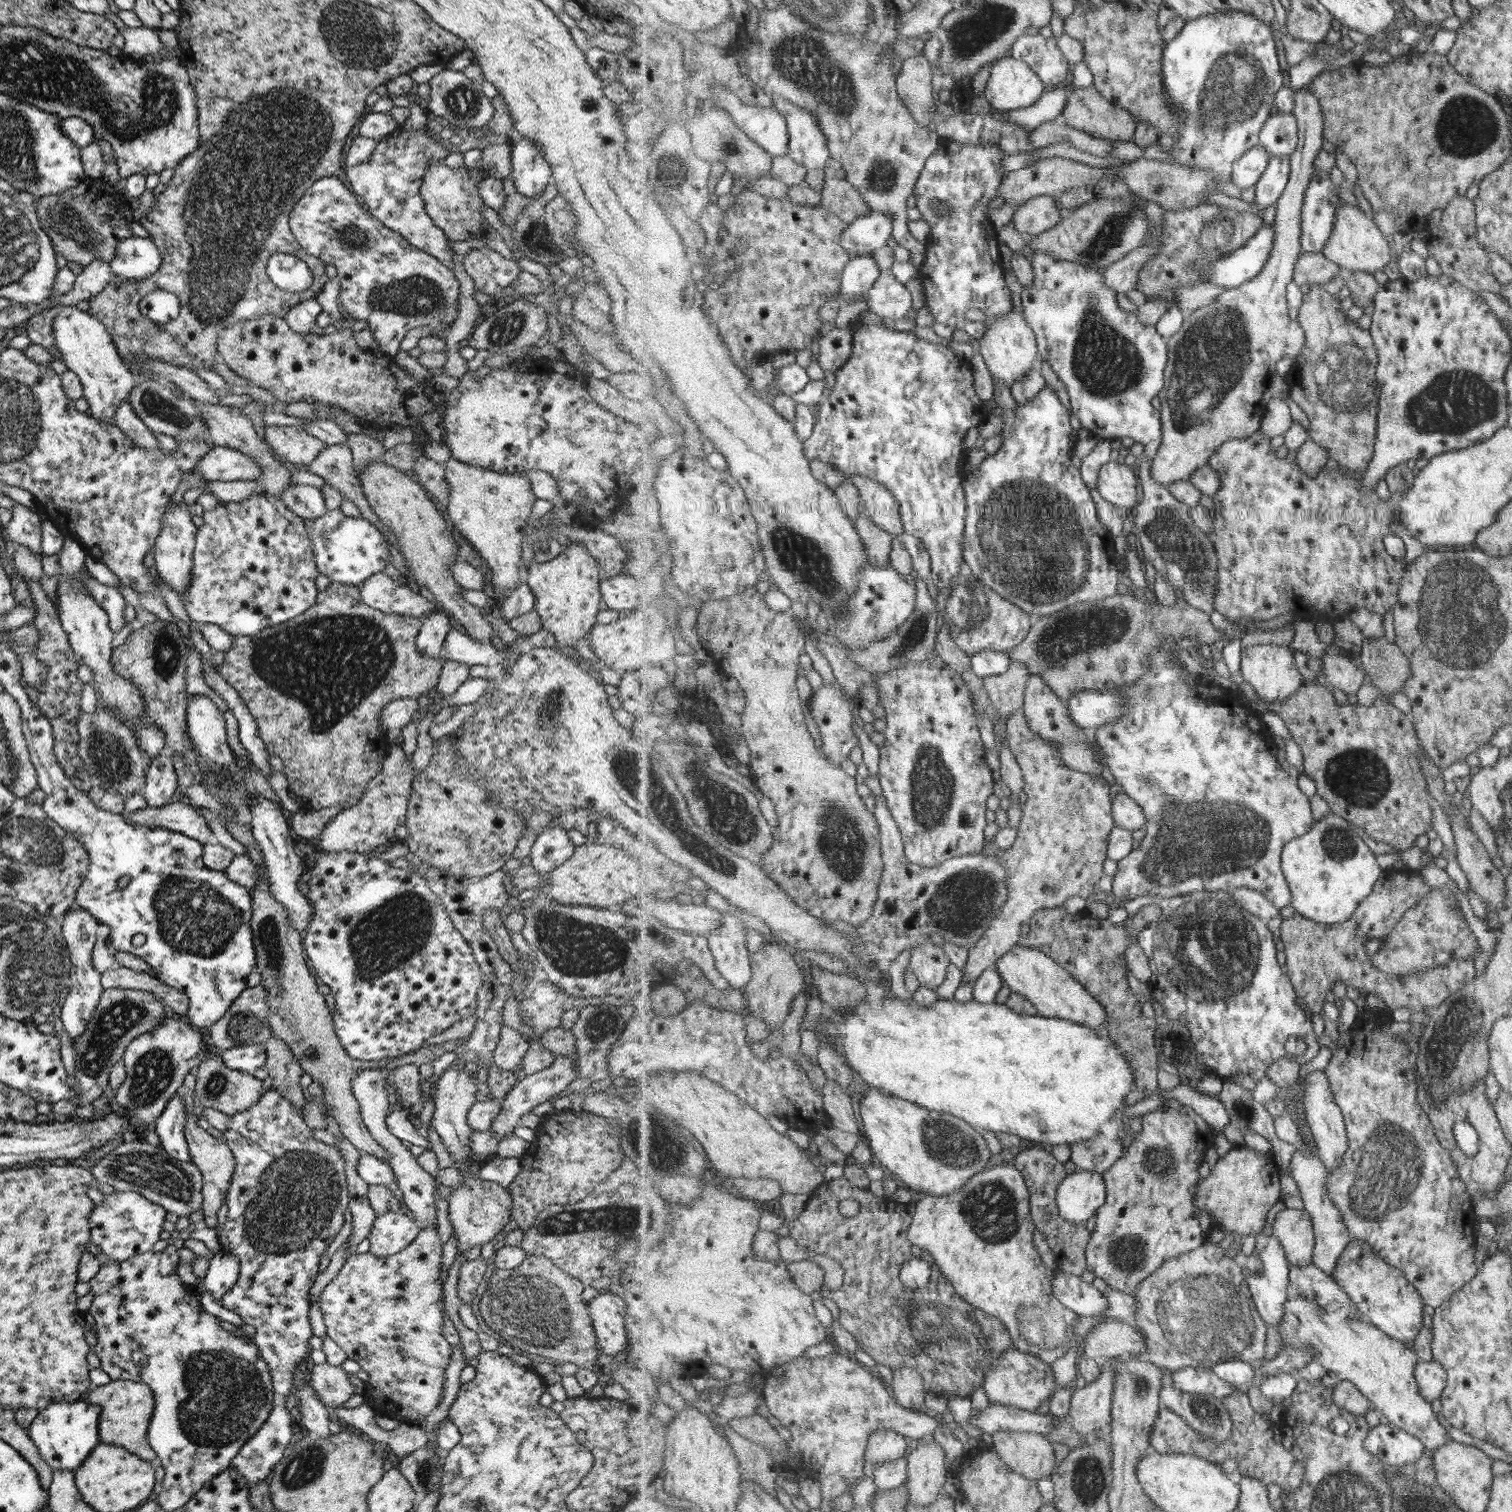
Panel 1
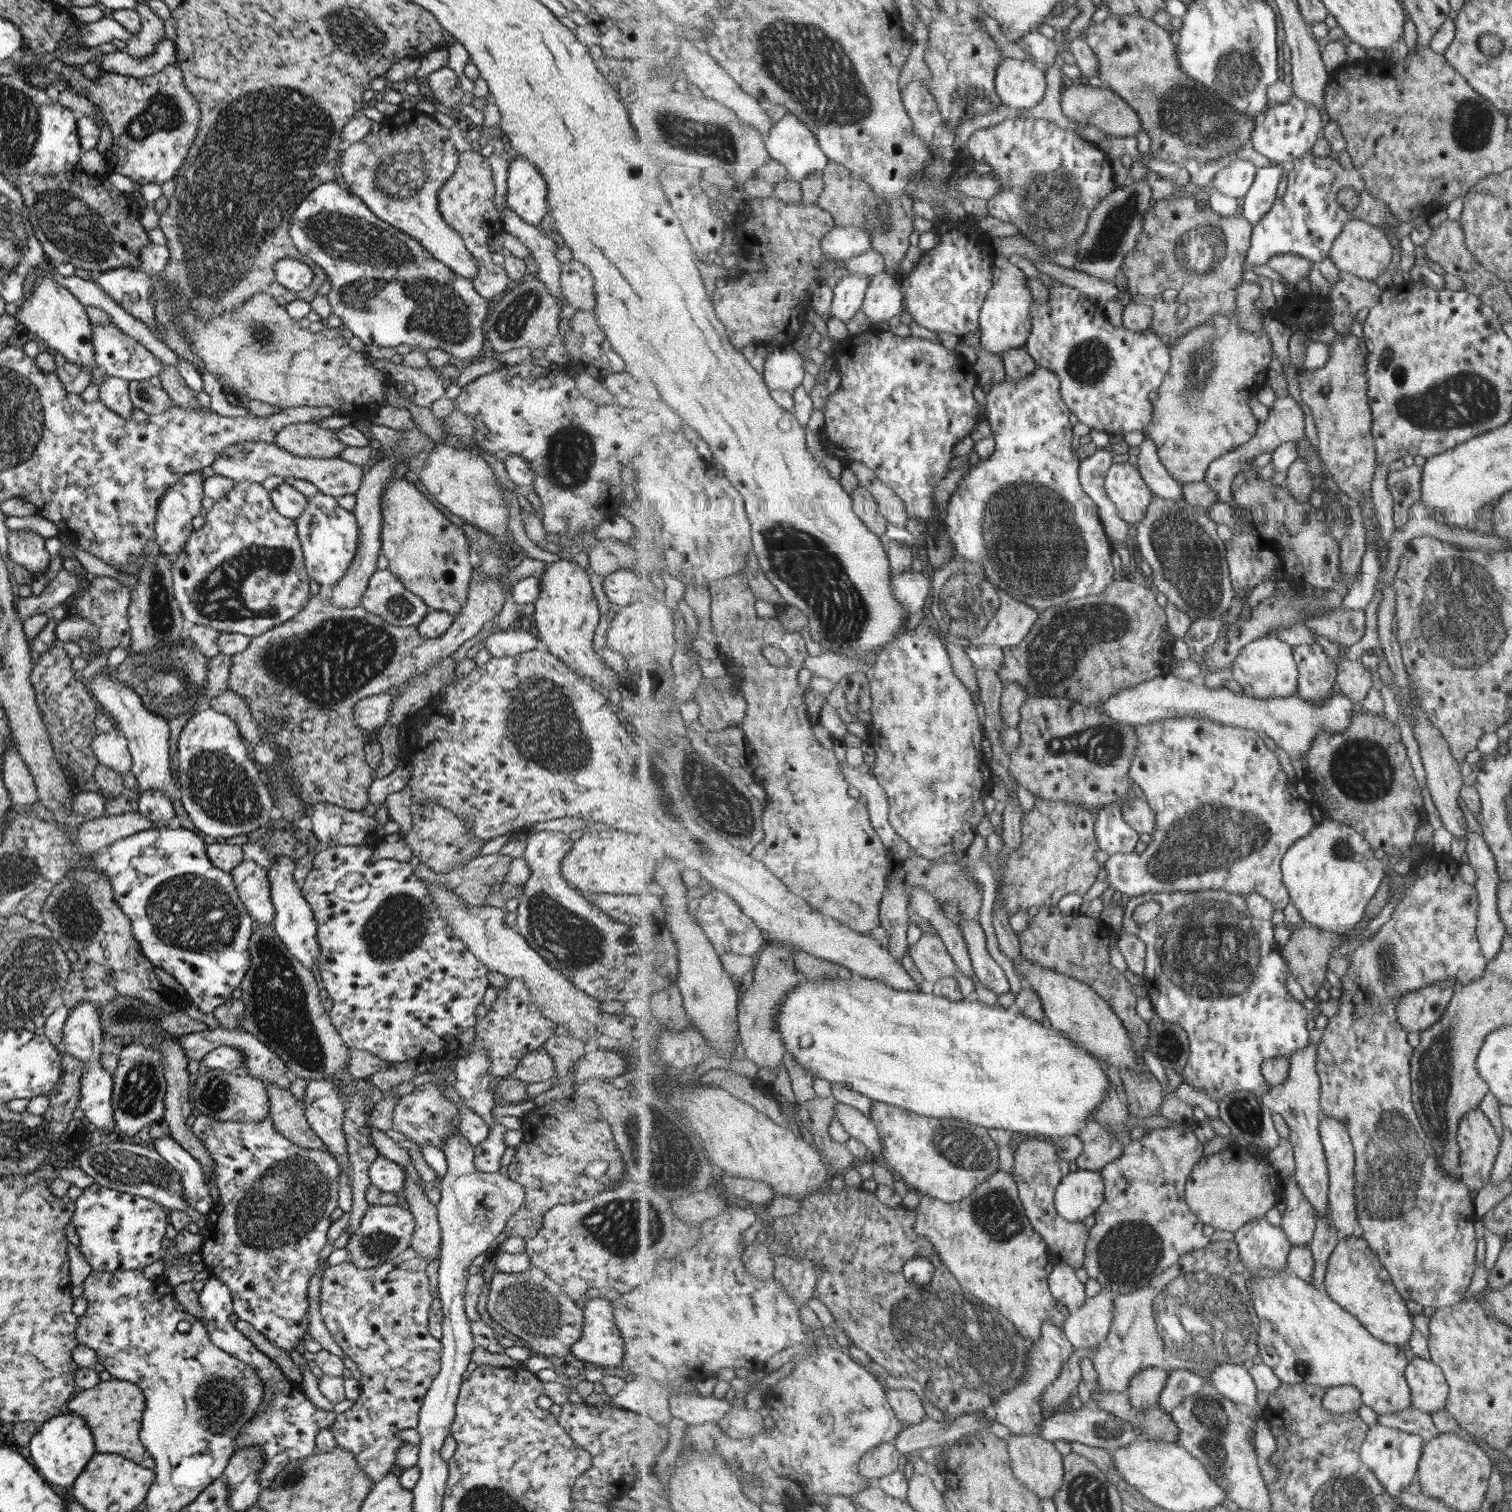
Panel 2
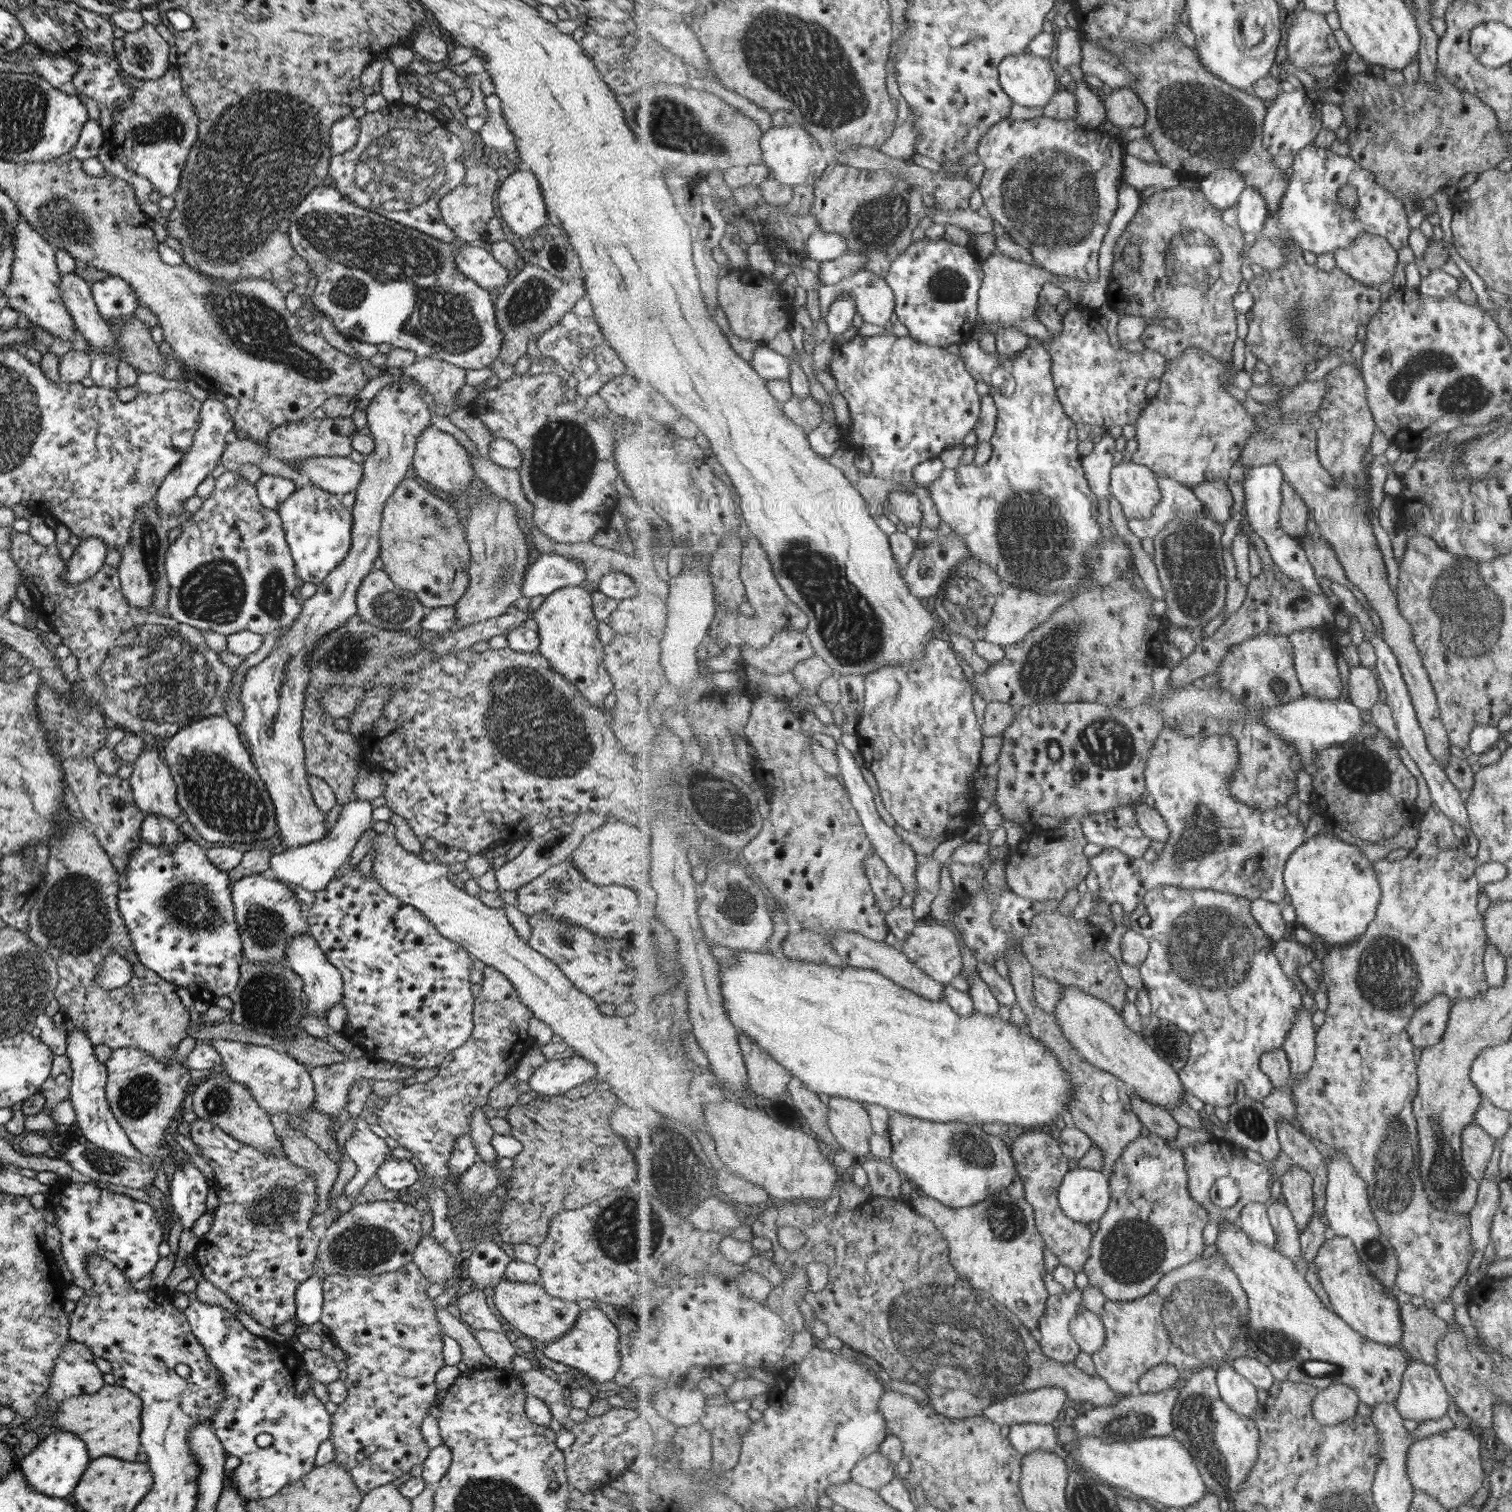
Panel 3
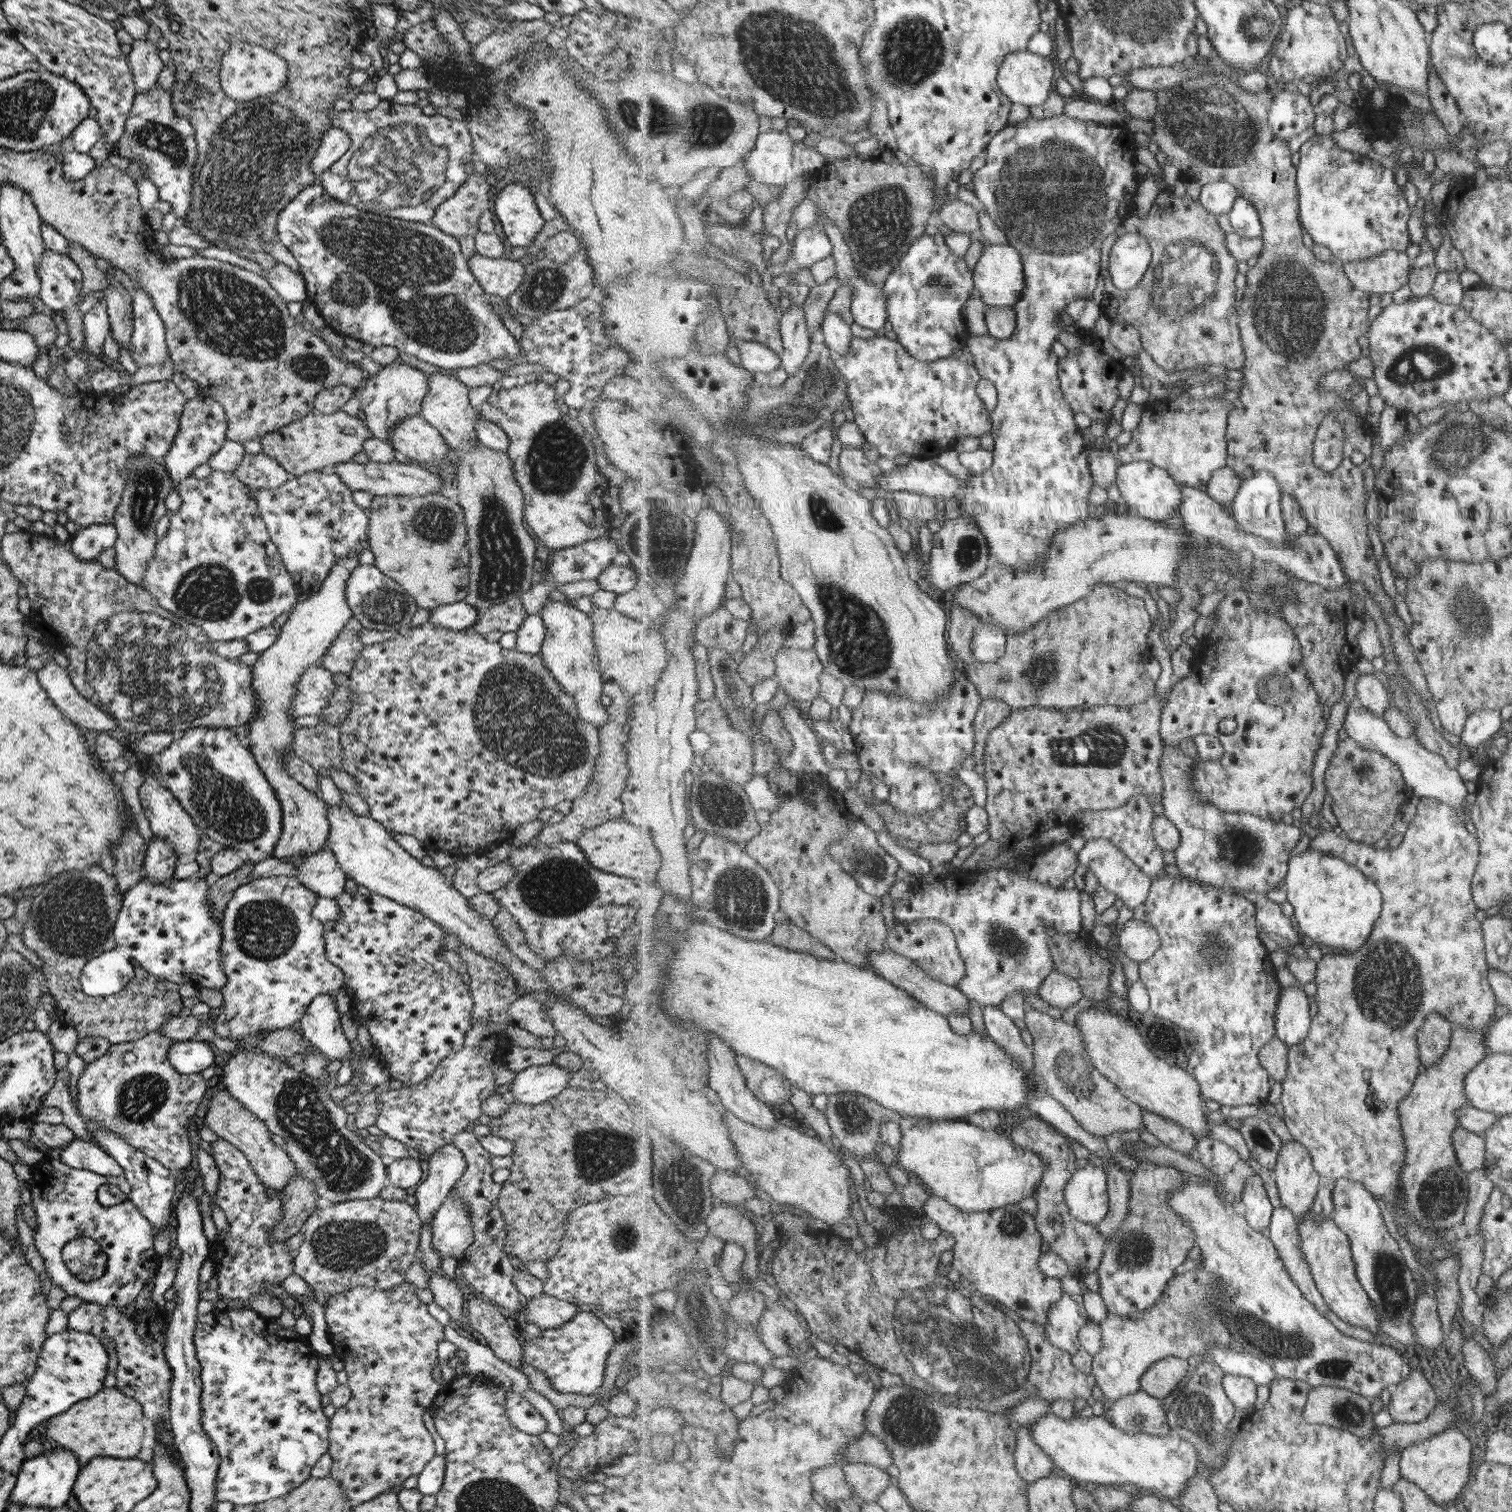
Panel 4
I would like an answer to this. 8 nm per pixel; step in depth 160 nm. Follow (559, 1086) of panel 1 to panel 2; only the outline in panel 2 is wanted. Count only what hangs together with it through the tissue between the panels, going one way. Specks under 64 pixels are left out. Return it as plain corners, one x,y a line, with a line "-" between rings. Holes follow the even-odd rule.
496,1120
493,1128
487,1133
485,1140
473,1147
474,1157
472,1161
480,1173
497,1175
501,1155
506,1149
504,1134
505,1128

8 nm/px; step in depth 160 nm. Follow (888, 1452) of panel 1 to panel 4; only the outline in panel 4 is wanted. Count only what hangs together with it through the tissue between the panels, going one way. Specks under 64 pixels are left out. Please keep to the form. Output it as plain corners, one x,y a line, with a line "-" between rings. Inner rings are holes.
846,1463
843,1467
856,1498
867,1503
878,1502
881,1493
894,1483
889,1471
871,1463

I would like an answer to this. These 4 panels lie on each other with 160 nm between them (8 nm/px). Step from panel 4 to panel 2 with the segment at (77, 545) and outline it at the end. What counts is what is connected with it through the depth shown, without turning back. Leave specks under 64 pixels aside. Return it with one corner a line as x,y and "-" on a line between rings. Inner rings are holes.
61,569
39,596
31,595
28,598
18,599
14,605
14,614
23,622
29,616
47,613
73,596
79,590
79,582
81,577

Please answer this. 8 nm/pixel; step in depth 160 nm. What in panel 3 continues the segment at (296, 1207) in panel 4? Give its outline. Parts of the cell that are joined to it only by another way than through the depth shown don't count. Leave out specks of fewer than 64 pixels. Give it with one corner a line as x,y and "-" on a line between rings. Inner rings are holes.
285,1128
283,1132
279,1139
283,1156
295,1167
306,1168
315,1177
314,1215
321,1214
328,1208
329,1191
335,1182
338,1164
297,1130

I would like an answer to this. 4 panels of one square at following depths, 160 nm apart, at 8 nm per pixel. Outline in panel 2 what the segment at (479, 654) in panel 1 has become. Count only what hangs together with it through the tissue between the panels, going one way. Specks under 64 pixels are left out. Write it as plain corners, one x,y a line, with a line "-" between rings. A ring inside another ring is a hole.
523,626
520,630
503,630
487,636
481,644
491,657
513,656
541,647
536,636

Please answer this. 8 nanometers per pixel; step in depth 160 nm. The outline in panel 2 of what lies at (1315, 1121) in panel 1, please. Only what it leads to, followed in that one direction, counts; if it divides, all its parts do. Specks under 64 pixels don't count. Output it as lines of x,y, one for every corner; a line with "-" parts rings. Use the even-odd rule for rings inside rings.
1322,1117
1321,1122
1320,1134
1330,1170
1330,1217
1334,1222
1333,1226
1337,1227
1344,1238
1347,1236
1364,1237
1364,1230
1358,1221
1355,1197
1355,1190
1357,1190
1357,1179
1355,1179
1356,1150
1350,1132
1343,1122
1339,1122
1335,1118

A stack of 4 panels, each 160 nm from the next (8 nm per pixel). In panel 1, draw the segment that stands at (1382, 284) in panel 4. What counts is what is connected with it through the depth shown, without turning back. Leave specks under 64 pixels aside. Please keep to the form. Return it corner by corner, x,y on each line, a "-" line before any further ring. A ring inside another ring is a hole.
1345,202
1339,205
1333,234
1326,242
1324,253
1329,260
1342,266
1346,272
1361,271
1365,273
1377,272
1387,267
1391,262
1391,244
1389,238
1378,228
1374,220
1369,220
1365,212
1358,206

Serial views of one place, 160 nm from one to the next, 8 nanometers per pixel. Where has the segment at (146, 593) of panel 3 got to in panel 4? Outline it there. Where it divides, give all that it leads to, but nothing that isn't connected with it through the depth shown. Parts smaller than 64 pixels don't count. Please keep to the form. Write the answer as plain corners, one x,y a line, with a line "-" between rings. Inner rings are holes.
130,456
128,458
126,485
121,492
120,501
114,512
113,526
116,528
116,539
112,546
115,551
114,570
125,578
125,581
138,585
145,575
147,563
154,555
157,536
155,523
167,512
163,499
174,490
171,479
159,458
148,456

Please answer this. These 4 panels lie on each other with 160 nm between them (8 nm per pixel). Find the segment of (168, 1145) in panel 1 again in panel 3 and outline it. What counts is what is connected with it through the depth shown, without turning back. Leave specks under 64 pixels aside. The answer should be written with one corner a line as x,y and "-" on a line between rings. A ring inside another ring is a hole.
192,1162
175,1165
168,1184
170,1202
182,1230
189,1230
197,1220
204,1219
205,1199
210,1186

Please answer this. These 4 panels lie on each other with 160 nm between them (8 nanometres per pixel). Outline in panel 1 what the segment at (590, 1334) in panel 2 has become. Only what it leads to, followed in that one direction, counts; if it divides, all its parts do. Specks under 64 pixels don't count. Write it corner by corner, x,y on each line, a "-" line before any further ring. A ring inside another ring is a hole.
614,1290
611,1293
599,1293
586,1302
593,1334
599,1354
621,1356
626,1348
627,1334
624,1327
625,1301

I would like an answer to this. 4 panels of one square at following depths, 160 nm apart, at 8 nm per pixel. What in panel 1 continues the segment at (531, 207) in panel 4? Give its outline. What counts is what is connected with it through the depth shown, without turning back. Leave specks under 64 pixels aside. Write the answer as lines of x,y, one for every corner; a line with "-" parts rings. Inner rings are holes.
514,138
510,149
511,182
519,194
533,200
534,195
543,192
551,178
549,164
543,160
541,150
533,141

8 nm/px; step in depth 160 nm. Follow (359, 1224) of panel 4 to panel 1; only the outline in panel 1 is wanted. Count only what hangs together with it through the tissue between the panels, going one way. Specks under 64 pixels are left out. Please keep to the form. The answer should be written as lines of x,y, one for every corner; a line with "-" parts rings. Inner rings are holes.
402,1210
377,1214
368,1232
368,1251
378,1257
389,1256
405,1248
419,1231
417,1222

